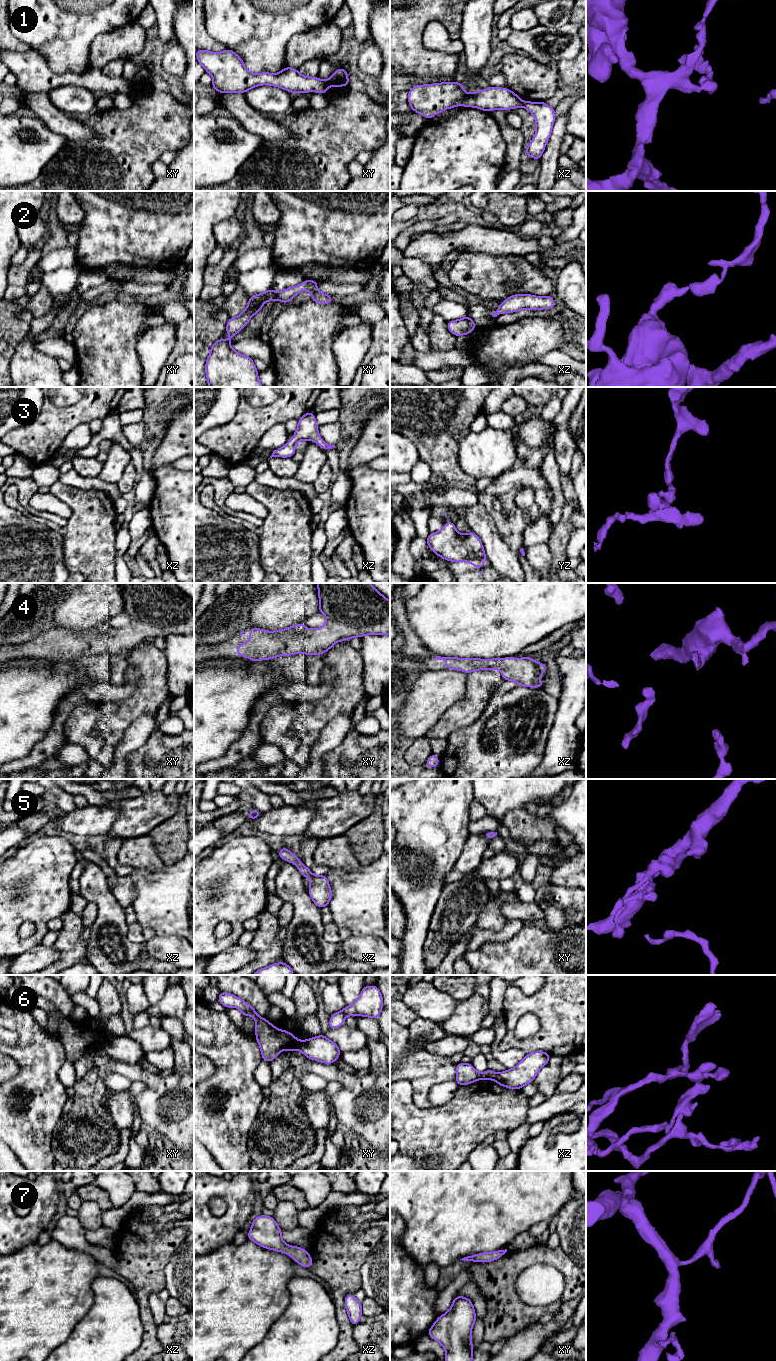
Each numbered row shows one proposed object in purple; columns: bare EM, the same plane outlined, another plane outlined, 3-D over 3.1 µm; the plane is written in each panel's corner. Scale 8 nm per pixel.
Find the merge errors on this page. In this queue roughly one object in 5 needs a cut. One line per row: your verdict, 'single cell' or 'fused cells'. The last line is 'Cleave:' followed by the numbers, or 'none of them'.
1: fused cells
2: single cell
3: single cell
4: single cell
5: single cell
6: fused cells
7: single cell
Cleave: 1, 6

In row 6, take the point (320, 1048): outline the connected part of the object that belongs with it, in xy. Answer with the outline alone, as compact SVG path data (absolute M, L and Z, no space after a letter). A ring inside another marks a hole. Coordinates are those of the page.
M325 1035L301 1040L300 1051L307 1058L325 1064L333 1064L339 1058L341 1052L338 1045Z

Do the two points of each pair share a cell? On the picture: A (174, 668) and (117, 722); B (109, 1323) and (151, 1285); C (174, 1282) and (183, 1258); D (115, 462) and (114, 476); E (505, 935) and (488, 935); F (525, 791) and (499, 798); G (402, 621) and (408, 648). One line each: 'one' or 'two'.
A: two
B: two
C: one
D: one
E: one
F: one
G: one

